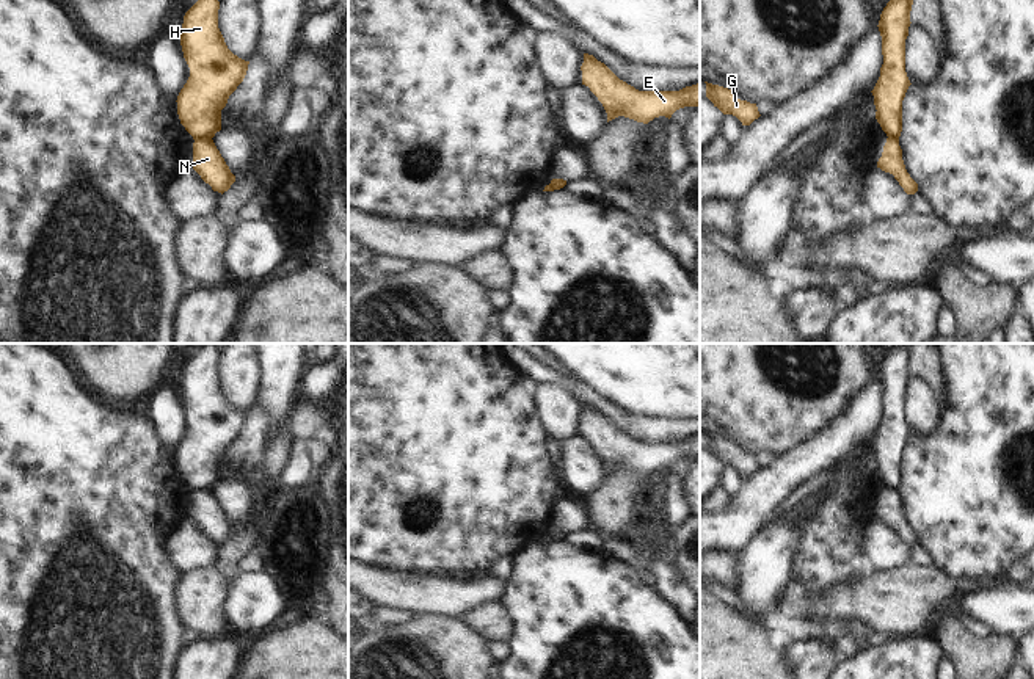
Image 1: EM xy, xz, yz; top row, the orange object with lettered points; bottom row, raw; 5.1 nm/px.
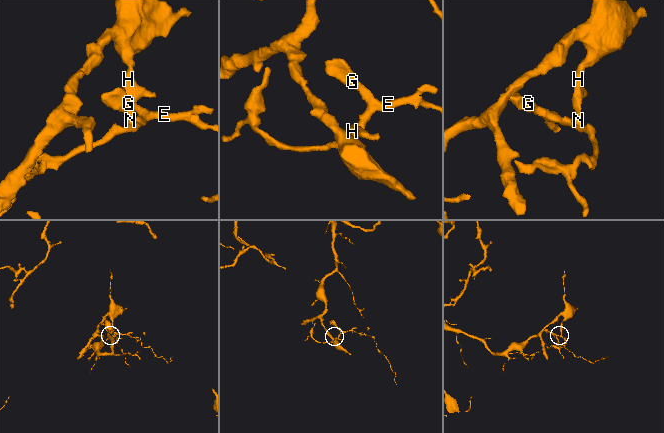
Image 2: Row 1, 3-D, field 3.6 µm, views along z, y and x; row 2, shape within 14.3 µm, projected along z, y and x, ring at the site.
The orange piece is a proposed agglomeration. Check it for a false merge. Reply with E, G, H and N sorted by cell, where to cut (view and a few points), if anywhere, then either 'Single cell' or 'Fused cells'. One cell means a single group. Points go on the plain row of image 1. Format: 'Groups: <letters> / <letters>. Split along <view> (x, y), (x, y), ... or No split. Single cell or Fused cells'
Groups: E G N / H. Split along xy (211, 488), (195, 493). Fused cells

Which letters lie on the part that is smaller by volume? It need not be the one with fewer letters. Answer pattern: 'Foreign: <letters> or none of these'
Foreign: E, G, N

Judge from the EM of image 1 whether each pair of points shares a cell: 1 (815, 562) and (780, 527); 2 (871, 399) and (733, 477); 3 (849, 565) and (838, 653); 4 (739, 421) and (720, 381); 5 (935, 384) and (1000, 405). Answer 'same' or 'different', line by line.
1: different
2: different
3: same
4: same
5: different

